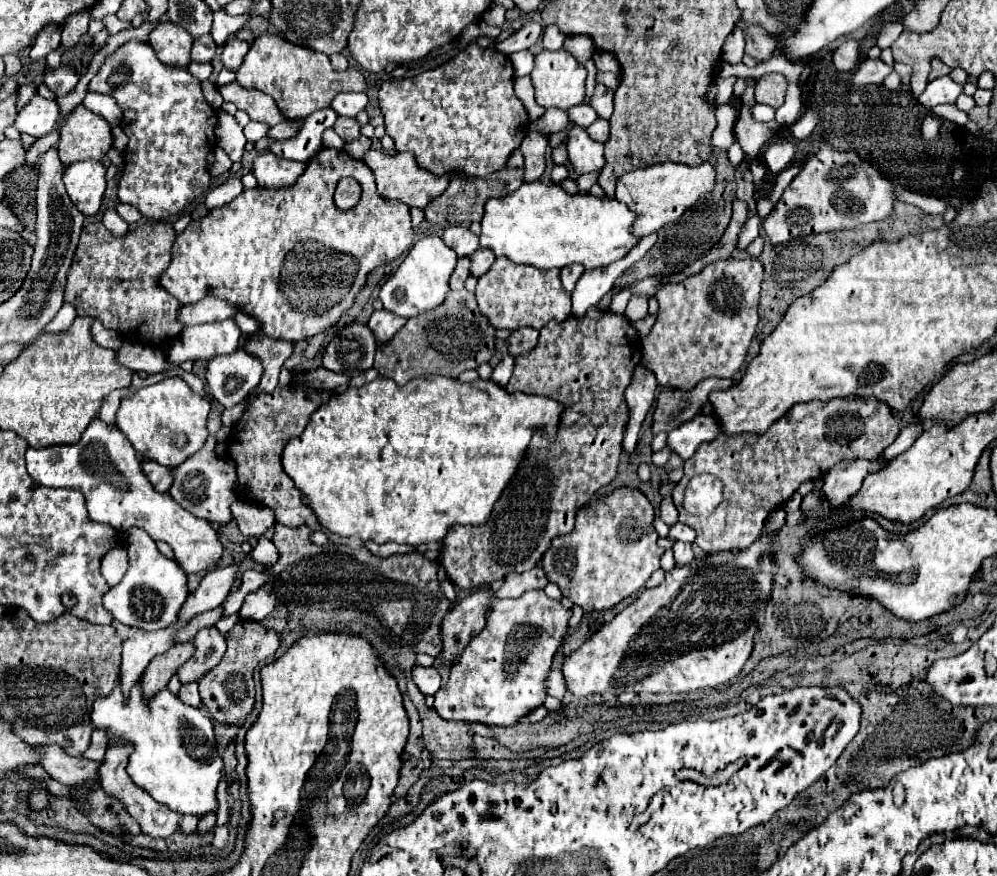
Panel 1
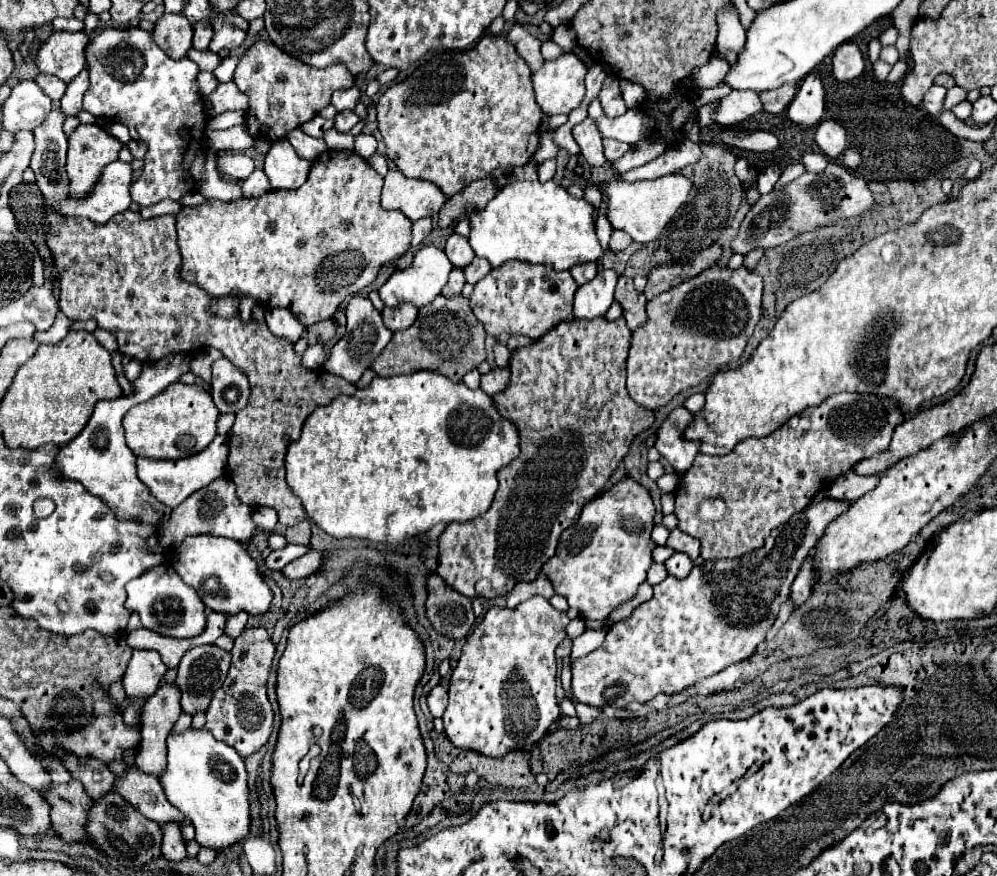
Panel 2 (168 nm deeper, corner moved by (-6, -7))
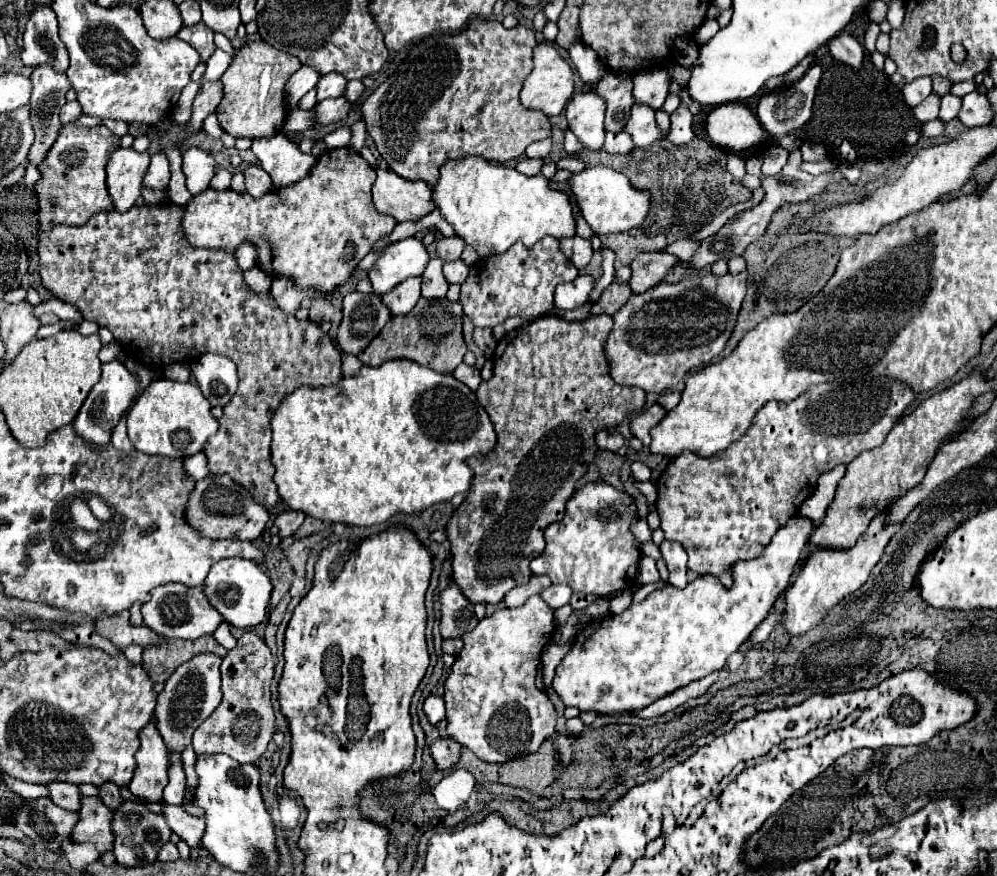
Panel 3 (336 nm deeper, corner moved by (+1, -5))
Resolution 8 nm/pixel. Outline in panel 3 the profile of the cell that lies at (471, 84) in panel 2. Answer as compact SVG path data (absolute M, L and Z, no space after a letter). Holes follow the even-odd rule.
M474 18L456 34L432 34L410 46L398 68L366 98L362 104L362 120L374 138L374 144L390 170L406 180L424 180L434 186L438 168L446 160L466 156L484 156L490 162L508 162L524 156L528 144L544 140L552 134L548 116L540 110L528 110L520 104L518 92L530 72L532 50L536 46L534 30L518 24L504 28L498 20Z

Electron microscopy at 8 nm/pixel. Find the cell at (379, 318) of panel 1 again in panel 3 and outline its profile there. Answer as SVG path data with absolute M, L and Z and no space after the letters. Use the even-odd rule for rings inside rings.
M422 276L406 278L398 286L394 286L388 294L384 294L382 300L390 308L392 314L410 312L410 308L414 308L414 304L420 298L420 284L422 284Z

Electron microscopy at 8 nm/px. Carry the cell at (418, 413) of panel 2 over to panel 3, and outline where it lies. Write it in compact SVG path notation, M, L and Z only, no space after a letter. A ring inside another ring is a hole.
M388 360L382 366L362 366L356 376L342 376L336 384L332 386L320 386L320 388L310 388L310 386L300 386L292 394L282 400L282 404L276 408L274 418L272 418L272 464L276 468L274 472L274 484L278 488L280 498L292 508L300 510L312 518L320 518L324 522L344 522L344 524L354 524L354 526L374 526L390 520L394 514L414 514L430 508L436 502L446 502L452 500L458 492L470 488L472 480L472 470L466 466L466 458L474 454L484 454L494 448L496 432L492 428L492 422L486 414L486 410L478 404L476 394L456 380L452 374L440 374L432 370L430 366L422 366L414 360Z

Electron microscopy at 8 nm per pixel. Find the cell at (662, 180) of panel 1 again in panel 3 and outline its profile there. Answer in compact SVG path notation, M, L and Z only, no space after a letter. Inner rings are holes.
M592 166L584 168L570 178L570 194L582 214L582 218L590 224L596 234L610 234L610 232L626 232L642 224L644 216L650 208L650 194L642 190L634 190L632 184L626 180L624 174L606 168L606 166Z

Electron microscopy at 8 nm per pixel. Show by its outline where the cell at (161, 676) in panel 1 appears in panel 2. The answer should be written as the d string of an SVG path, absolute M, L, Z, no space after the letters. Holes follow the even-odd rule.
M169 682L157 688L157 692L149 696L143 706L143 716L141 716L143 740L135 766L139 770L145 770L147 774L157 776L165 768L165 756L167 756L165 738L171 726L179 718L181 712L179 698L181 698L181 690L177 688L175 682Z

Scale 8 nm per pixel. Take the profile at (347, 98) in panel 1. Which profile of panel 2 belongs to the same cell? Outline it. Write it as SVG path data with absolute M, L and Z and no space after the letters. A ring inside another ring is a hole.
M353 86L353 88L349 88L349 90L337 90L337 92L333 94L331 104L333 104L339 112L343 112L343 110L355 110L359 98L361 98L361 92Z

